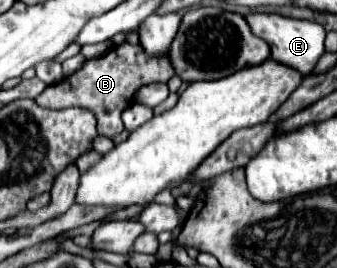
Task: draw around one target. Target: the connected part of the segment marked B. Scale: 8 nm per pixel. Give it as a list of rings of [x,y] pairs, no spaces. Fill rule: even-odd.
[[[121,43],[115,45],[109,53],[97,59],[89,59],[73,75],[63,81],[49,85],[35,101],[47,109],[65,109],[65,107],[85,107],[97,119],[97,131],[105,137],[113,137],[123,131],[121,113],[129,107],[133,93],[149,83],[167,83],[175,75],[167,57],[147,57],[139,45]]]

